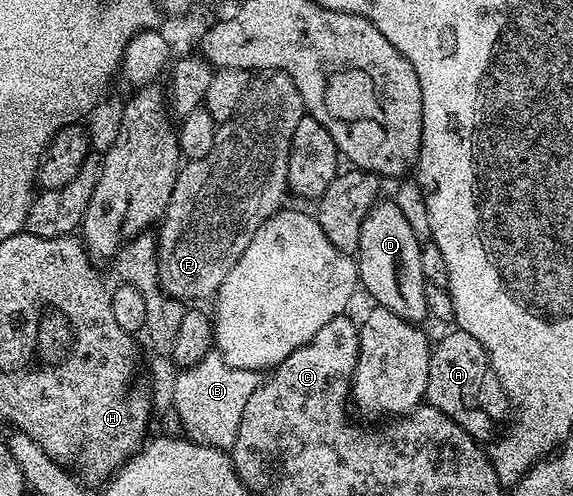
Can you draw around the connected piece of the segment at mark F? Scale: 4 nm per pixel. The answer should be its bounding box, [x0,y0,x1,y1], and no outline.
[157,72,305,302]

